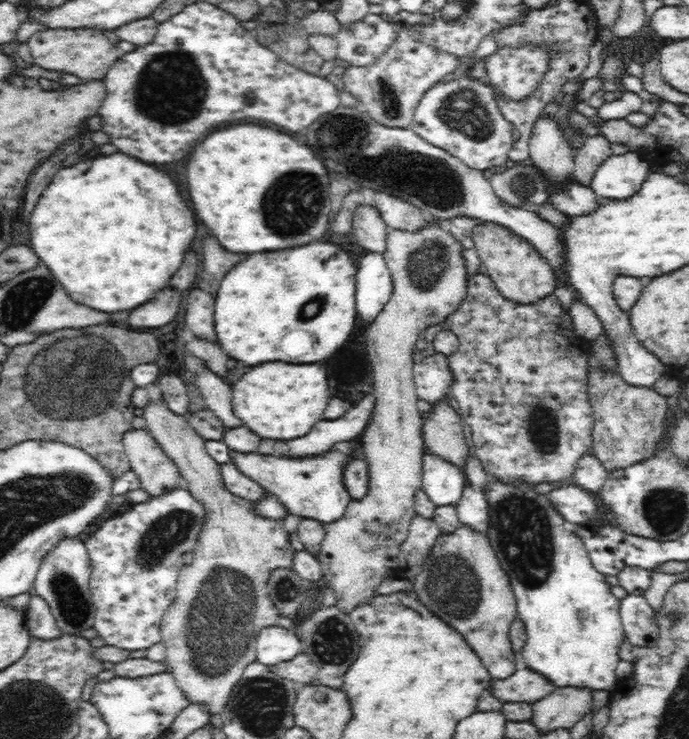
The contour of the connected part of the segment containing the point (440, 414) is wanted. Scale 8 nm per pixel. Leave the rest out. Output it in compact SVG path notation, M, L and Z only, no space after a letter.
M448 401L436 402L423 424L422 437L426 452L463 469L471 450L466 445L461 418Z

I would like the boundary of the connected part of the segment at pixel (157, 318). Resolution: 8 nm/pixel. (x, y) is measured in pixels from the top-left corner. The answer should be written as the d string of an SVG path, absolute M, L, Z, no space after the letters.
M170 288L160 290L152 302L146 302L138 308L134 308L128 314L128 322L130 328L136 326L138 328L158 328L172 322L172 319L178 314L180 308L181 292L172 292Z

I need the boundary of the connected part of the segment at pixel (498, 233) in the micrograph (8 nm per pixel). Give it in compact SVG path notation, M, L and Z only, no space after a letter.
M495 222L478 224L472 232L472 241L487 274L494 281L496 288L514 302L533 303L552 295L558 286L556 274L550 263L524 238L514 235Z

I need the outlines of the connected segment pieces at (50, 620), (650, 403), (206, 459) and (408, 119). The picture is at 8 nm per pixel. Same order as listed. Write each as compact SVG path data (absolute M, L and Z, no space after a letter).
M30 597L26 616L31 637L39 640L54 640L54 638L60 638L64 635L58 628L48 603L42 597Z
M592 363L588 368L587 391L594 413L594 456L602 461L606 471L612 472L639 463L646 457L650 458L662 445L670 445L665 444L670 437L669 407L666 397L659 395L653 388L630 385L622 379L619 372L611 372L604 366L599 368Z
M149 401L143 407L147 430L160 443L164 453L176 463L180 474L186 478L188 491L192 497L206 508L204 524L198 534L196 546L191 550L191 564L183 566L178 575L178 586L172 605L166 610L161 623L162 641L167 649L166 671L174 675L176 684L190 699L191 710L206 707L206 714L212 716L224 712L230 693L242 678L246 665L257 660L255 639L262 629L272 626L279 618L267 592L272 570L291 568L295 548L289 541L289 533L284 528L284 518L272 520L255 513L251 502L232 494L223 487L220 465L206 451L202 438L186 420L186 416L176 414L168 408L166 401Z
M392 24L396 29L394 42L386 48L382 56L370 66L351 66L346 68L341 78L345 84L344 89L360 100L360 108L366 112L373 120L389 128L411 128L414 124L414 112L420 103L423 95L440 82L441 78L454 72L458 66L458 57L452 56L449 52L437 50L425 42L421 42L417 35L419 25L412 26Z

